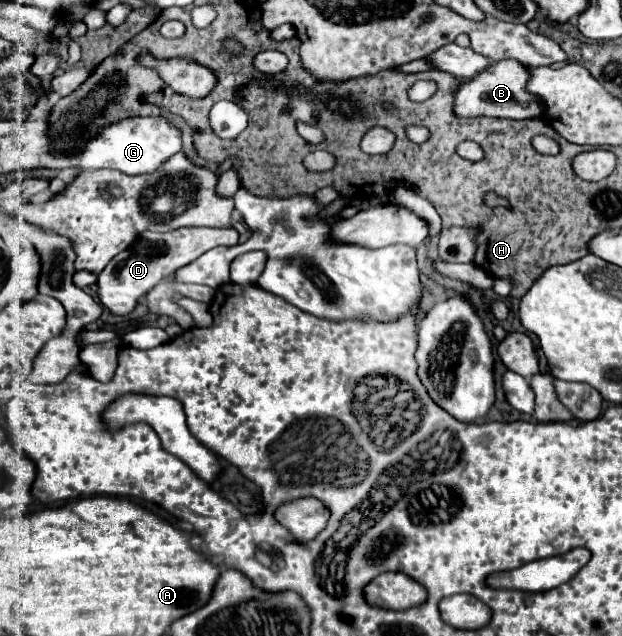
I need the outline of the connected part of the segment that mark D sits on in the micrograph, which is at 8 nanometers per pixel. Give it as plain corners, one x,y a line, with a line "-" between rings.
184,227
170,233
142,233
142,239
138,239
130,249
122,251
118,259
110,261
108,267
98,275
98,297
104,307
108,307
114,315
128,315
138,305
138,299
144,297
152,287
156,287
162,279
170,277
178,269
190,265
194,259
204,255
206,251
220,247
220,245
238,245
238,231
236,229
210,229
210,227

